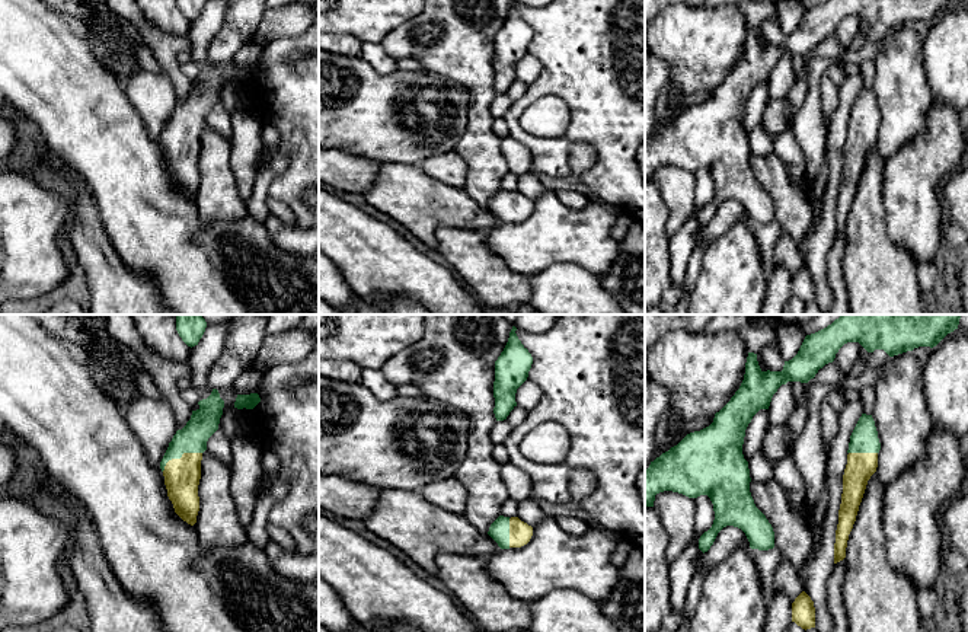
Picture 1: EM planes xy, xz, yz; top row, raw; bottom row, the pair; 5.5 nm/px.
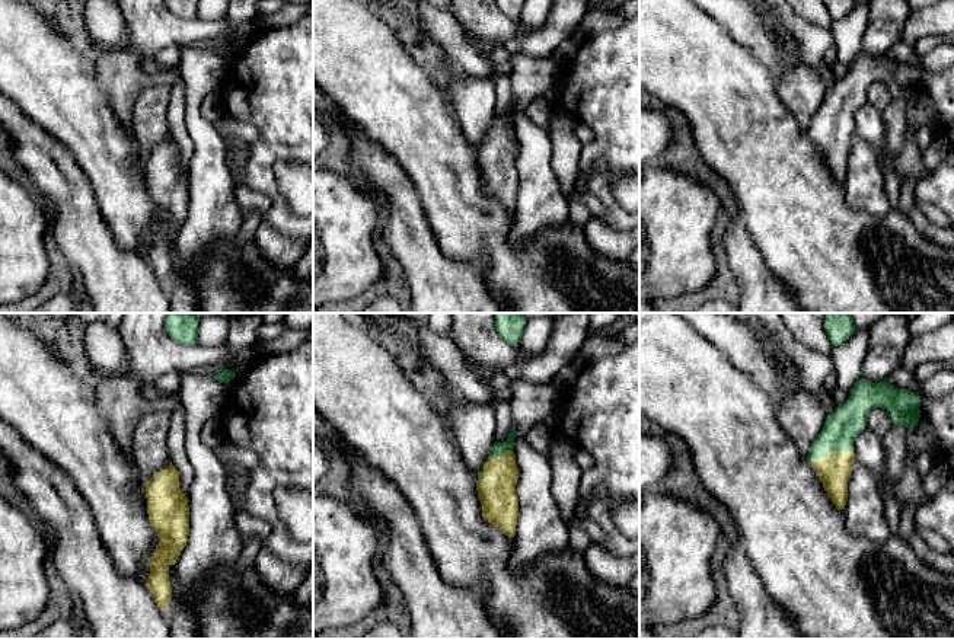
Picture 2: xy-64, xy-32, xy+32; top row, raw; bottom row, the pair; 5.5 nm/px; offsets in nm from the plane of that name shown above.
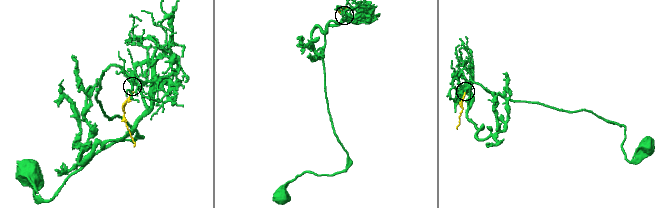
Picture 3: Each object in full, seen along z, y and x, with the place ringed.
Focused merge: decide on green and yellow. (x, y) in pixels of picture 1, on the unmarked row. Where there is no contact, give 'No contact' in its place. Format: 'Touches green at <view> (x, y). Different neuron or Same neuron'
Touches green at xy (179, 131). Same neuron

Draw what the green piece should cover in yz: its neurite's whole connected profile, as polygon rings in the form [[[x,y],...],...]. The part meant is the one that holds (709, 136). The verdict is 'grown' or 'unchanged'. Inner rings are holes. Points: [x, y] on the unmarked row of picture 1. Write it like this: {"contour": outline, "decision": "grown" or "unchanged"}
{"contour": [[[827,0],[806,9],[798,28],[785,35],[782,45],[763,45],[757,28],[748,26],[745,48],[739,63],[731,74],[715,87],[713,96],[687,108],[677,119],[662,127],[645,144],[645,179],[654,181],[655,169],[664,165],[683,167],[689,172],[707,169],[713,178],[712,201],[699,213],[699,223],[705,227],[713,218],[718,207],[734,200],[741,202],[751,223],[769,224],[774,221],[774,205],[766,189],[755,181],[750,166],[750,143],[742,128],[745,103],[760,83],[769,83],[773,68],[788,55],[808,57],[820,42],[833,36],[838,23],[847,16],[859,16],[868,26],[884,23],[889,31],[913,25],[919,20],[936,20],[958,0]]], "decision": "unchanged"}

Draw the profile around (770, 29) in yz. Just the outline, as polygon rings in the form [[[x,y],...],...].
[[[766,20],[758,26],[758,31],[763,33],[767,44],[770,44],[770,45],[782,45],[783,44],[785,35],[777,22]]]

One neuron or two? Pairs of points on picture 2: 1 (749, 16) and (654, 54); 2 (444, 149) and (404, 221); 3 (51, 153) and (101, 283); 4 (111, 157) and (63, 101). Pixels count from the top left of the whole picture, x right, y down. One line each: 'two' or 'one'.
1: two
2: two
3: one
4: one

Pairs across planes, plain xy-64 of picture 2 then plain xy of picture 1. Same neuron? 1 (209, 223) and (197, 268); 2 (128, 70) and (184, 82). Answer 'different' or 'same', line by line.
1: different
2: different

